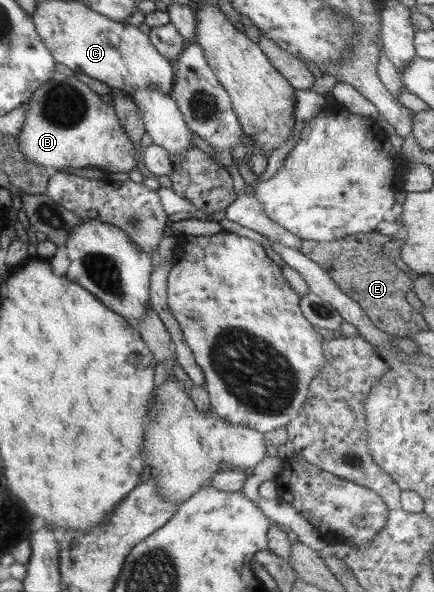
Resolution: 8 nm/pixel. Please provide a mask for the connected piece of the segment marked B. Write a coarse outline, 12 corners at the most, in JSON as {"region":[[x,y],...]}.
{"region":[[54,72],[21,152],[51,172],[137,169],[113,105]]}

